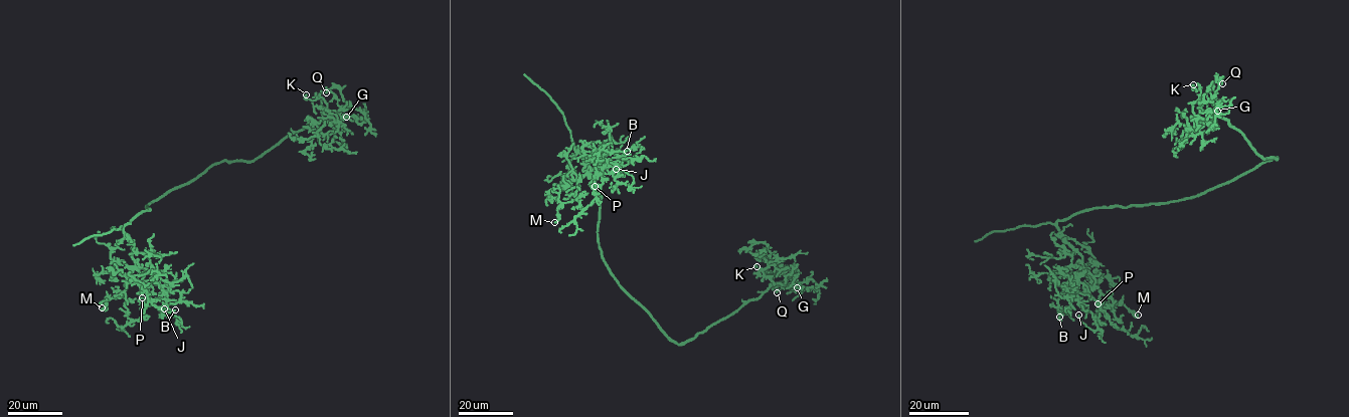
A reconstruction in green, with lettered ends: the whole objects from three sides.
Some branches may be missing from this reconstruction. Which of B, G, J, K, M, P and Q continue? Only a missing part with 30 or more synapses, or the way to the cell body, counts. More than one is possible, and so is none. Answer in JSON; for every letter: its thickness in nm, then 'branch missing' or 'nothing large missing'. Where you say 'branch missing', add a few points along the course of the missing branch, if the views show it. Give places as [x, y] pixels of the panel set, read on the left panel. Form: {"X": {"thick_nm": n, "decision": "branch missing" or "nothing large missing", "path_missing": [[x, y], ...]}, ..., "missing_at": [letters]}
{"B": {"thick_nm": 140, "decision": "nothing large missing"}, "G": {"thick_nm": 150, "decision": "nothing large missing"}, "J": {"thick_nm": 140, "decision": "nothing large missing"}, "K": {"thick_nm": 200, "decision": "nothing large missing"}, "M": {"thick_nm": 130, "decision": "nothing large missing"}, "P": {"thick_nm": 150, "decision": "nothing large missing"}, "Q": {"thick_nm": 120, "decision": "nothing large missing"}, "missing_at": []}

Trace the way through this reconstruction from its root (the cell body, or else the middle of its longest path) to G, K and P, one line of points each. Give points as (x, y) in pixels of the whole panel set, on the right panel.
G: (1203, 192), (1277, 158), (1262, 158), (1226, 120), (1211, 114), (1212, 119), (1212, 111), (1217, 111)
K: (1203, 192), (1277, 158), (1262, 158), (1226, 120), (1195, 115), (1201, 89), (1193, 84)
P: (1203, 192), (1166, 203), (1093, 208), (1057, 221), (1082, 257), (1085, 270), (1078, 280), (1101, 309), (1098, 303)

